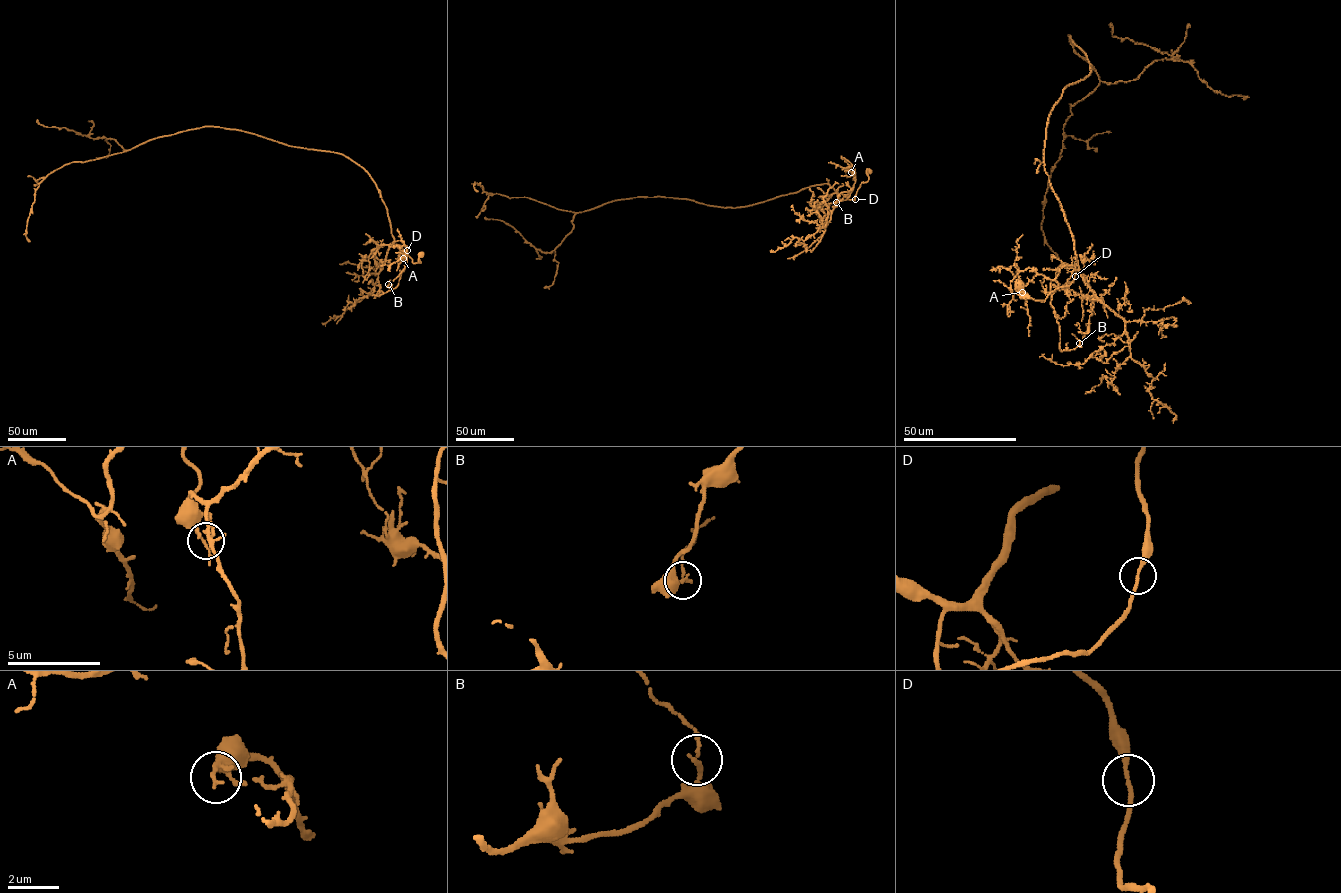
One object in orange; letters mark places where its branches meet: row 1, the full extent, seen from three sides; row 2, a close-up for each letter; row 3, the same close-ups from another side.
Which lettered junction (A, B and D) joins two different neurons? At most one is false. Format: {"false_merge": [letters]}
{"false_merge": []}

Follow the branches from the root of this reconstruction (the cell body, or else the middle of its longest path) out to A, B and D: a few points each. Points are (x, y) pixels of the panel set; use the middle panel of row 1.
A: (868, 170), (868, 180), (860, 184), (855, 199), (841, 201), (853, 188), (855, 174), (851, 172)
B: (868, 170), (868, 180), (860, 184), (854, 200), (841, 201), (853, 187), (841, 192), (836, 202)
D: (868, 170), (868, 180), (860, 184), (855, 199)

